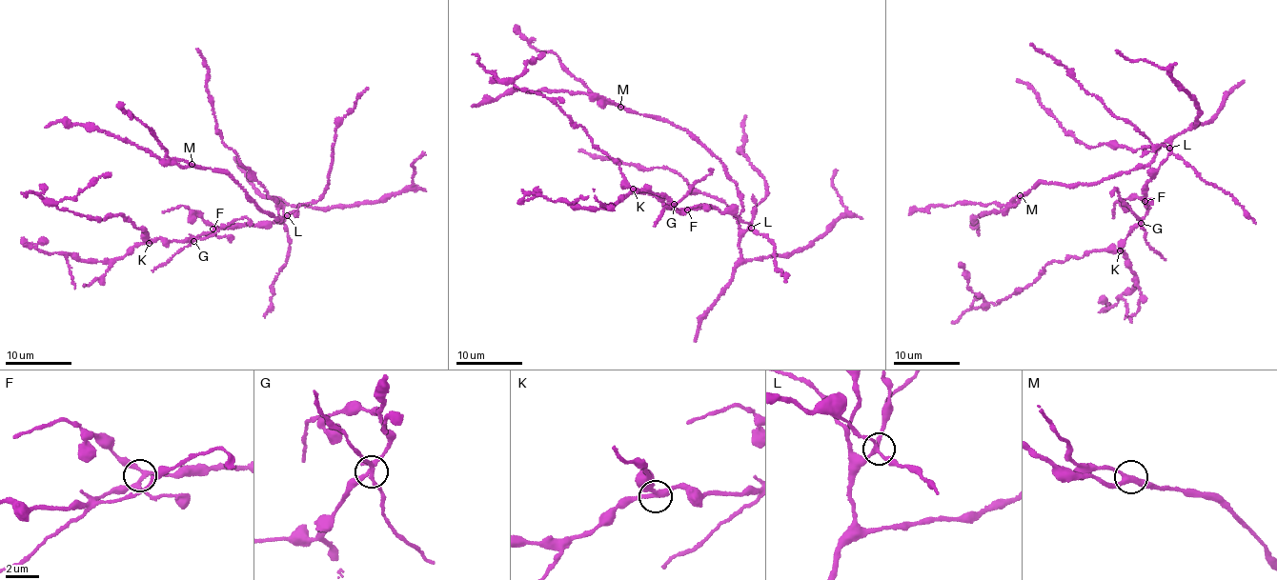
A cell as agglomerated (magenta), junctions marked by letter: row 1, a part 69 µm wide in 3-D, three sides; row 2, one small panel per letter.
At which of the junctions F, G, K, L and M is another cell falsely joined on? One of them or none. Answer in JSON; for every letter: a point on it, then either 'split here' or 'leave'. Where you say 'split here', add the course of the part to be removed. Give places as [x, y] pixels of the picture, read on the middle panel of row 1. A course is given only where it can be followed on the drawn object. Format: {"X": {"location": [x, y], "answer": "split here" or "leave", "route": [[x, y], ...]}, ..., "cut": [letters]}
{"F": {"location": [687, 210], "answer": "leave"}, "G": {"location": [674, 204], "answer": "split here", "route": [[674, 204], [710, 172], [711, 169]]}, "K": {"location": [633, 189], "answer": "leave"}, "L": {"location": [751, 228], "answer": "leave"}, "M": {"location": [620, 107], "answer": "leave"}, "cut": ["G"]}

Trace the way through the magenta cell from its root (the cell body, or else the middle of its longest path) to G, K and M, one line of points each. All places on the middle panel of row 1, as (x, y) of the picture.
G: (743, 222), (739, 216), (703, 207), (679, 211), (674, 204)
K: (743, 222), (739, 216), (703, 207), (679, 211), (665, 196), (633, 189)
M: (743, 222), (749, 227), (745, 230), (738, 223), (742, 207), (738, 188), (719, 159), (690, 132), (620, 107)

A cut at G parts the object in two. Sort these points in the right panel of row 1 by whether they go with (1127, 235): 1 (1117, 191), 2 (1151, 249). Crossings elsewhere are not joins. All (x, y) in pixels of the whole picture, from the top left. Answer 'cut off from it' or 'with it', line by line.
1: cut off from it
2: cut off from it

